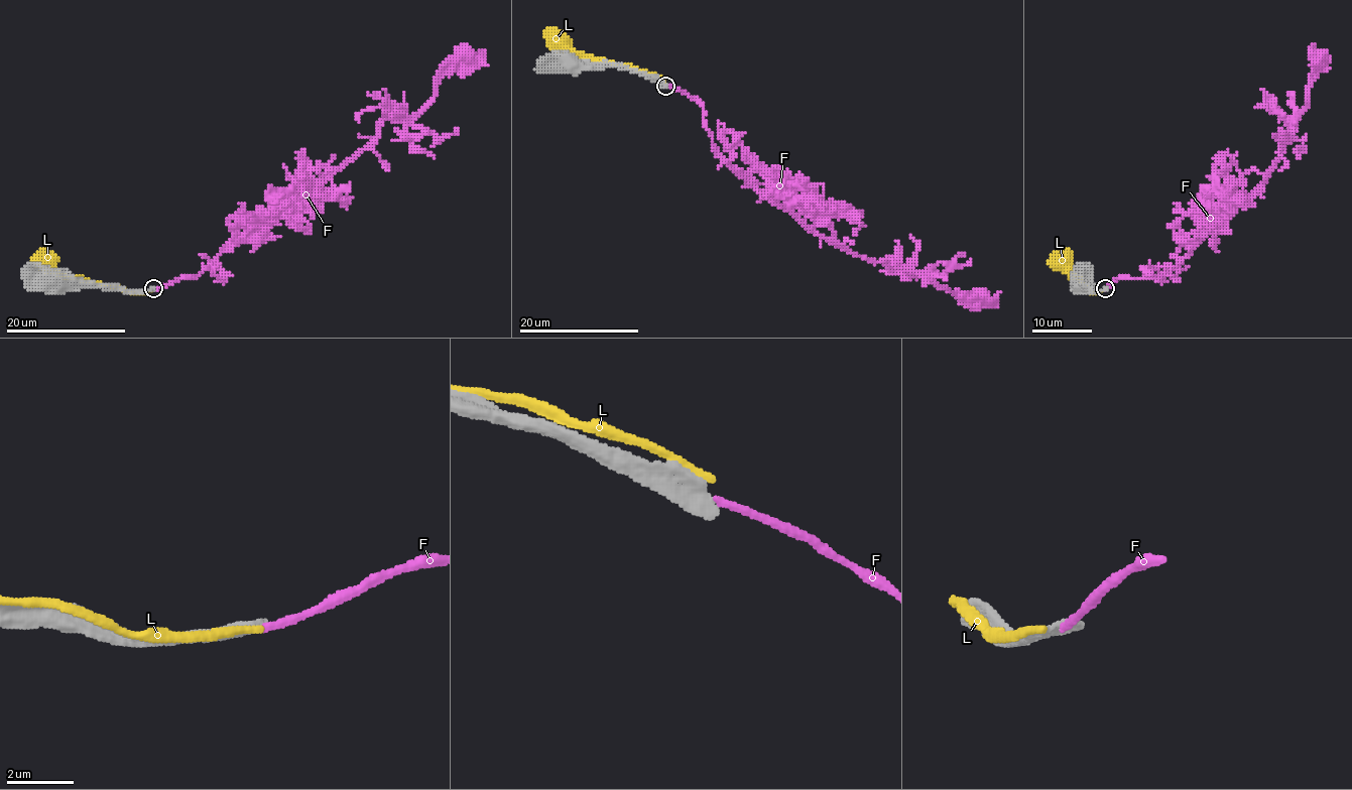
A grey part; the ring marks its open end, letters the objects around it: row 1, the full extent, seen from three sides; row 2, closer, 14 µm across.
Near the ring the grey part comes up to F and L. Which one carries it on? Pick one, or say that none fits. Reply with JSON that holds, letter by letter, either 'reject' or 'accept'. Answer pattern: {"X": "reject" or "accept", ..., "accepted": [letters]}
{"F": "reject", "L": "reject", "accepted": []}

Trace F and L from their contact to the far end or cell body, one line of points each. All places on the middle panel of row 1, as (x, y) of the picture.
F: (664, 84), (702, 106), (717, 152), (744, 179), (814, 231), (873, 261), (922, 273), (958, 297), (998, 304)
L: (660, 78), (628, 66), (564, 52), (555, 43), (558, 40)

